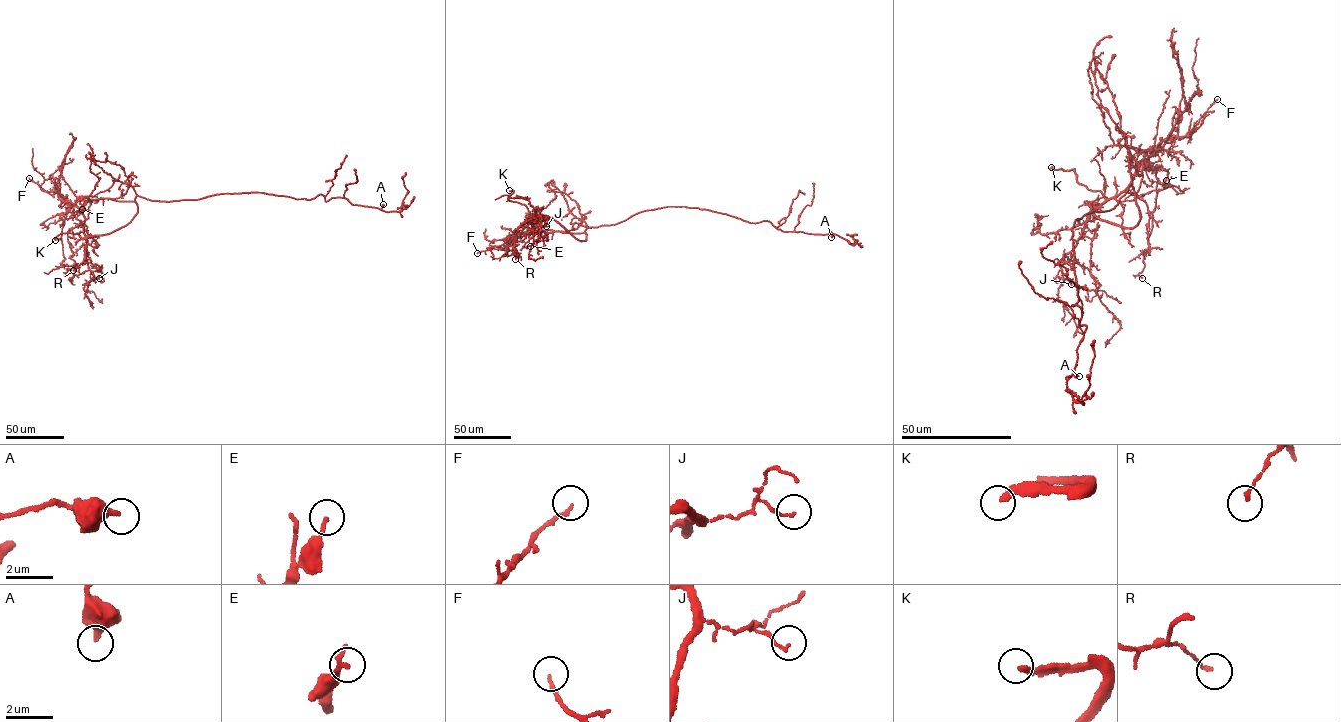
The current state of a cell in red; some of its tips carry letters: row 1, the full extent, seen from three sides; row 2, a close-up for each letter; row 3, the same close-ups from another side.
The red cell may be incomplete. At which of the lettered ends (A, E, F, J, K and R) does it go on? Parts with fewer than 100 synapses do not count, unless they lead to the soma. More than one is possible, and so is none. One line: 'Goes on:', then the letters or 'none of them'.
Goes on: K

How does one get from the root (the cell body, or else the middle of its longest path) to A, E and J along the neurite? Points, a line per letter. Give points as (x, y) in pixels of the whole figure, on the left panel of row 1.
A: (196, 199), (252, 192), (309, 200), (320, 194), (325, 201), (344, 197), (352, 204), (381, 209), (383, 204)
E: (196, 199), (166, 202), (137, 195), (134, 201), (87, 200), (79, 208), (85, 230), (76, 219), (82, 209)
J: (196, 199), (166, 202), (137, 195), (137, 213), (128, 223), (86, 236), (87, 264), (99, 278)

